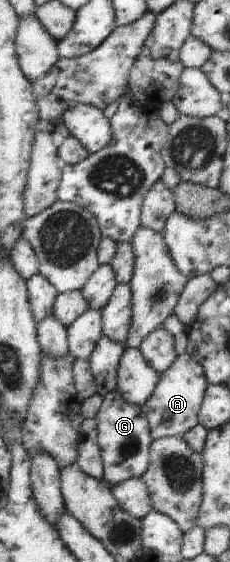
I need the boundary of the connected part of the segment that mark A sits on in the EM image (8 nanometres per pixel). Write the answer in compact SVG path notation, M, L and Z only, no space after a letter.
M186 351L160 374L161 379L151 393L151 397L140 407L149 424L151 439L184 436L199 424L198 415L208 383L203 368Z

